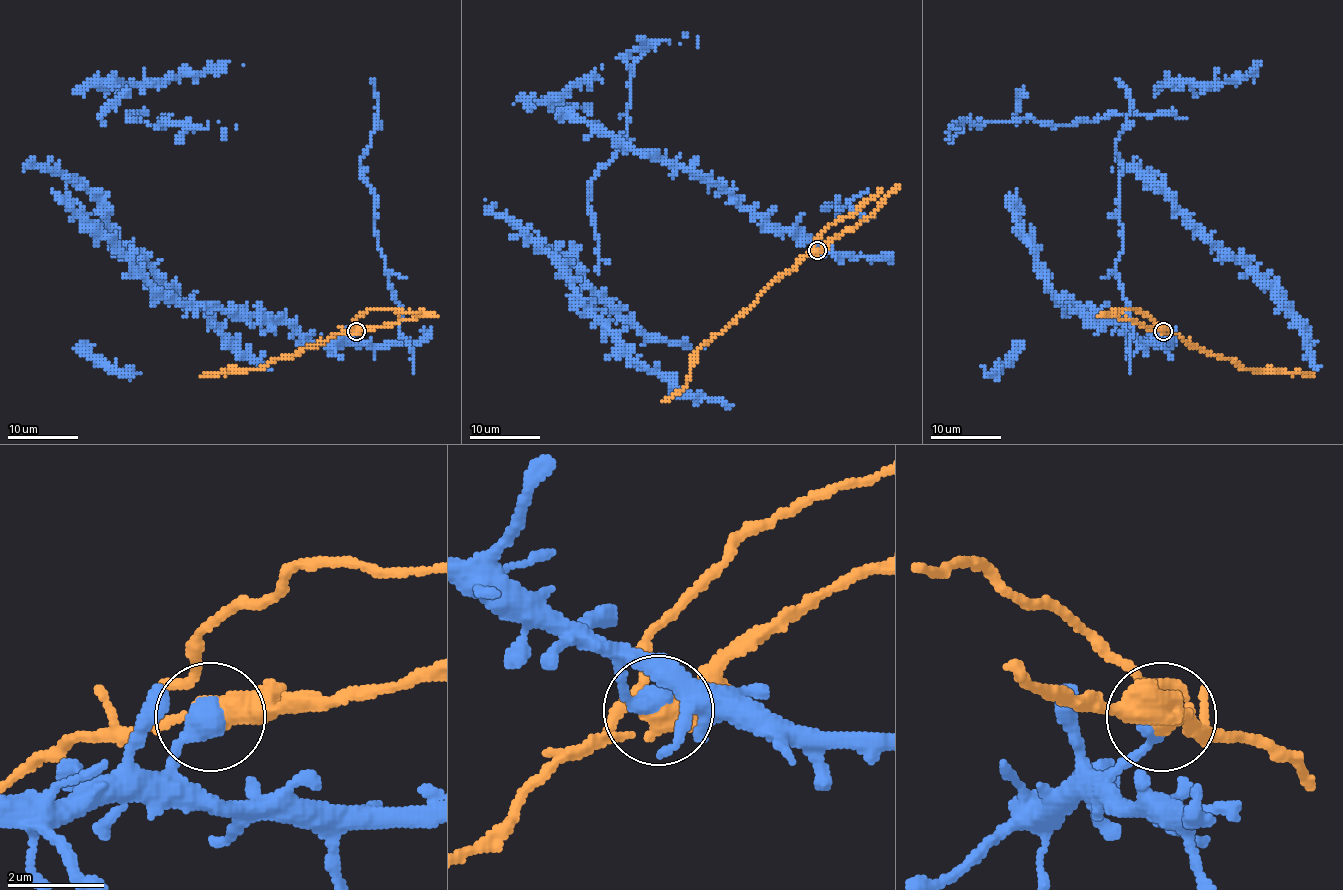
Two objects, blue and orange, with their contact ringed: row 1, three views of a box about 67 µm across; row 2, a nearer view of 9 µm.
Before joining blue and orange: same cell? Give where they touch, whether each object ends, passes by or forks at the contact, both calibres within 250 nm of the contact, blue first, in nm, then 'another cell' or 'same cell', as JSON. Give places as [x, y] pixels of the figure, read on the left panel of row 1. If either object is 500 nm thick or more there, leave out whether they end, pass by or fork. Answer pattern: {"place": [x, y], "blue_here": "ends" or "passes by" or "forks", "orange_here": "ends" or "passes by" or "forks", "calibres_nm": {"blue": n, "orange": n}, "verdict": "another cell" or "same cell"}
{"place": [356, 331], "calibres_nm": {"blue": 480, "orange": 500}, "verdict": "another cell"}

